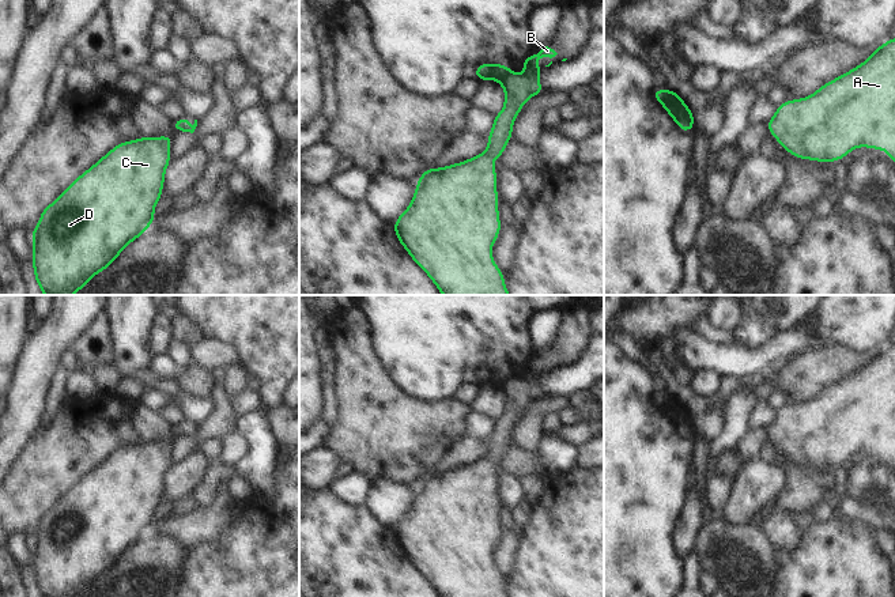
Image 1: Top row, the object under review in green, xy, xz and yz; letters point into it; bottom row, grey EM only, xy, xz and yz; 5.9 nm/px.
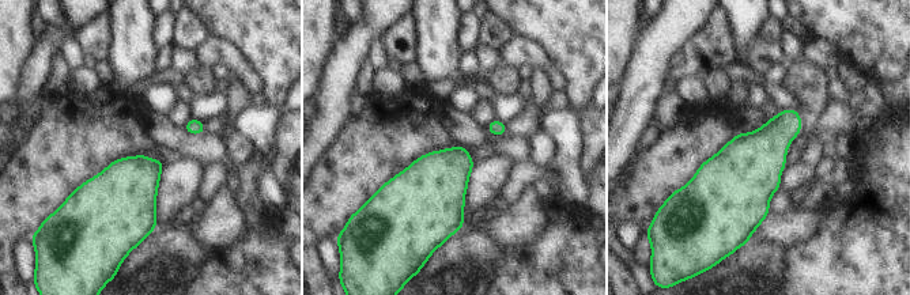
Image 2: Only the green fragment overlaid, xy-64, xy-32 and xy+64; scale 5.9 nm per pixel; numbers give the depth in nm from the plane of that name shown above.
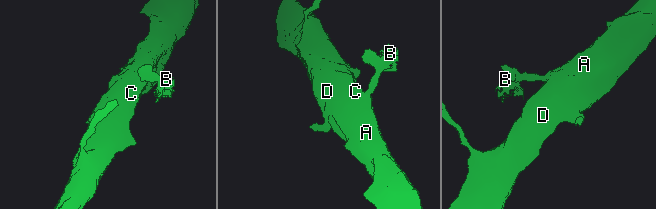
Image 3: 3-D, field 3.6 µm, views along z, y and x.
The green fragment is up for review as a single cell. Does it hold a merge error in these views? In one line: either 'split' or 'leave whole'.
leave whole

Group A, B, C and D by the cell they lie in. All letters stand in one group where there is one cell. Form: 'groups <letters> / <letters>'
groups A B C D

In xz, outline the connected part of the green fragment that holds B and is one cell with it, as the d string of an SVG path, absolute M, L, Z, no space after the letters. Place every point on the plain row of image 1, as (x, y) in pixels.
M551 348L544 349L537 358L529 359L522 366L525 371L522 379L514 378L510 371L503 371L501 367L484 367L475 373L477 385L492 383L505 393L505 409L502 416L494 422L486 456L456 469L426 475L419 481L409 511L393 529L399 547L441 597L509 597L505 593L503 578L494 567L491 558L491 552L501 536L501 525L496 476L488 462L501 464L503 454L511 445L513 427L521 412L530 401L544 397L539 386L541 373L537 370L536 363L552 363L556 359Z

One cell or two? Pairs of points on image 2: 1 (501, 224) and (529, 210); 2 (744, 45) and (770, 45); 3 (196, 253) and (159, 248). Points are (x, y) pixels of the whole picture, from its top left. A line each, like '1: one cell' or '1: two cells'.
1: one cell
2: two cells
3: one cell

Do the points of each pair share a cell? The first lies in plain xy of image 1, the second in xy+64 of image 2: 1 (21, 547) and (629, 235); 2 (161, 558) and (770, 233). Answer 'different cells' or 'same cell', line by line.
1: same cell
2: different cells

